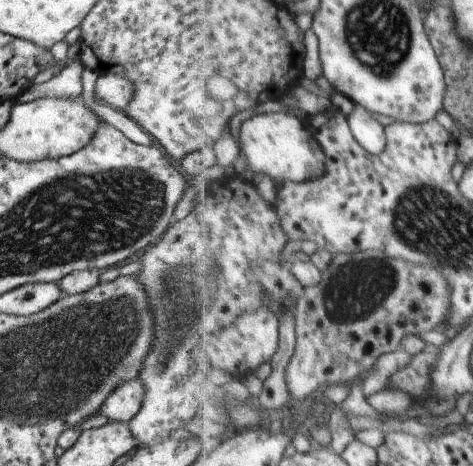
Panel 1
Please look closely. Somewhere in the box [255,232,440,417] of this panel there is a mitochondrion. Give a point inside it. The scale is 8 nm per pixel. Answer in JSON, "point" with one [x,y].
{"point":[355,289]}

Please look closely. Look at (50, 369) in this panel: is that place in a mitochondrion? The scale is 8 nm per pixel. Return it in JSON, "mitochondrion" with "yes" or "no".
{"mitochondrion":"yes"}

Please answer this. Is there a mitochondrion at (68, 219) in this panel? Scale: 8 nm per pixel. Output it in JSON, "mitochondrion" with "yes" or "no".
{"mitochondrion":"yes"}

